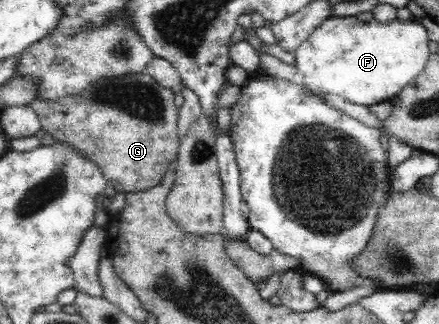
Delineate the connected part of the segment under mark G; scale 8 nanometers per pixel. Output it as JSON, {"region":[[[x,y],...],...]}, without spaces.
{"region":[[[147,72],[101,78],[81,93],[68,94],[57,101],[36,99],[36,102],[30,102],[28,106],[36,111],[43,132],[67,142],[81,156],[95,162],[103,170],[105,181],[116,192],[138,192],[158,185],[179,153],[180,143],[176,131],[178,108],[174,103],[174,93],[172,89],[160,86]]]}

